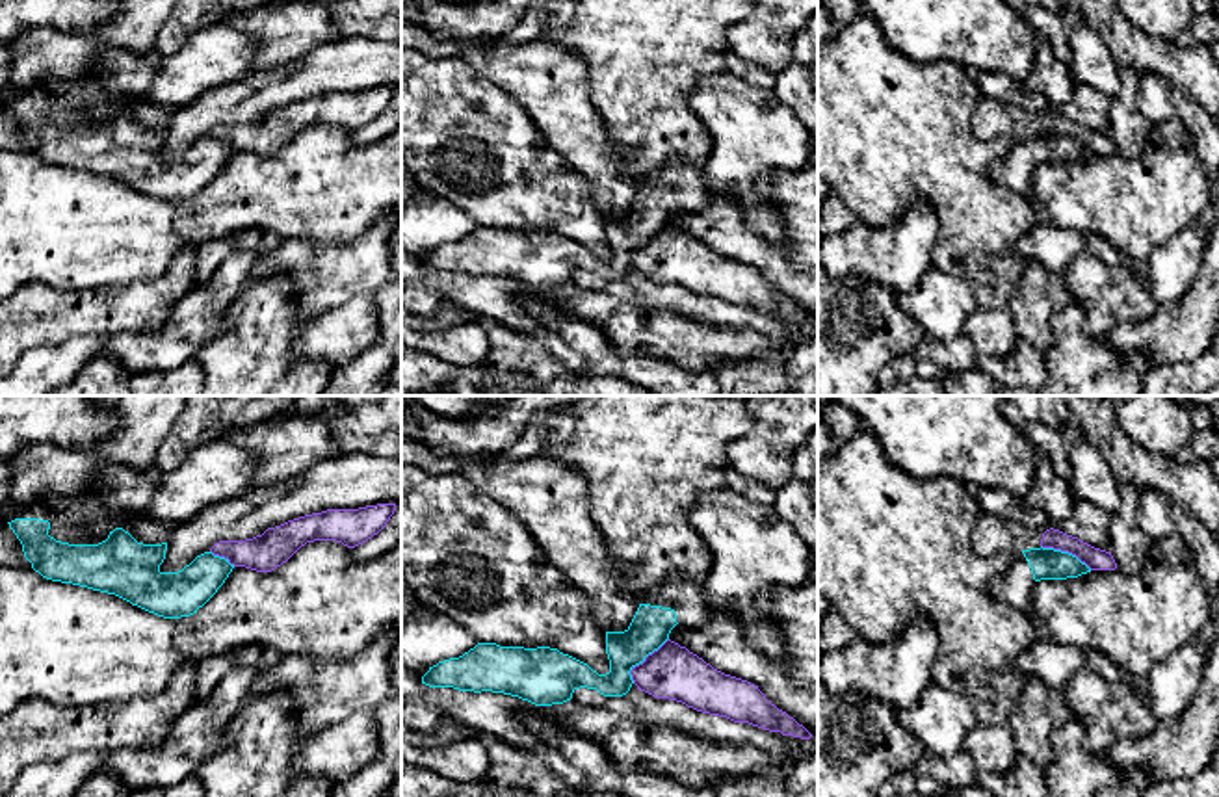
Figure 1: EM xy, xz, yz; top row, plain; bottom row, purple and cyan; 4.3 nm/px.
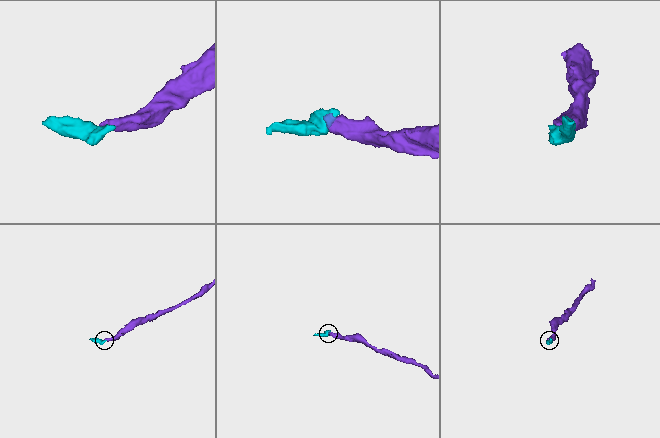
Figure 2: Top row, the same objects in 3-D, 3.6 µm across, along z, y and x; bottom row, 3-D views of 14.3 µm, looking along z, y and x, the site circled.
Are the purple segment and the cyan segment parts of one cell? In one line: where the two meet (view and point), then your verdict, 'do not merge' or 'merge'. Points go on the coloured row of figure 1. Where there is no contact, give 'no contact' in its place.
xz (645, 660) | do not merge

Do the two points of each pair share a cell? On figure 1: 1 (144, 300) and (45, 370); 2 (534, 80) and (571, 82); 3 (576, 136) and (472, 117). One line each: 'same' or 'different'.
1: different
2: same
3: different

